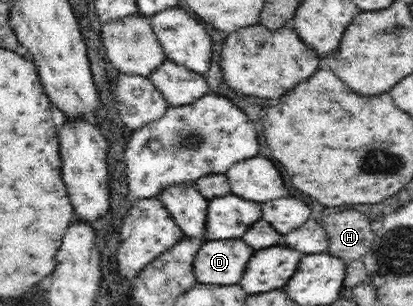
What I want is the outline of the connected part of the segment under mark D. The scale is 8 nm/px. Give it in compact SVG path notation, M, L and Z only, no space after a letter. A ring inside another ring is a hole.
M243 239L207 241L195 255L195 277L199 283L235 285L255 251Z

